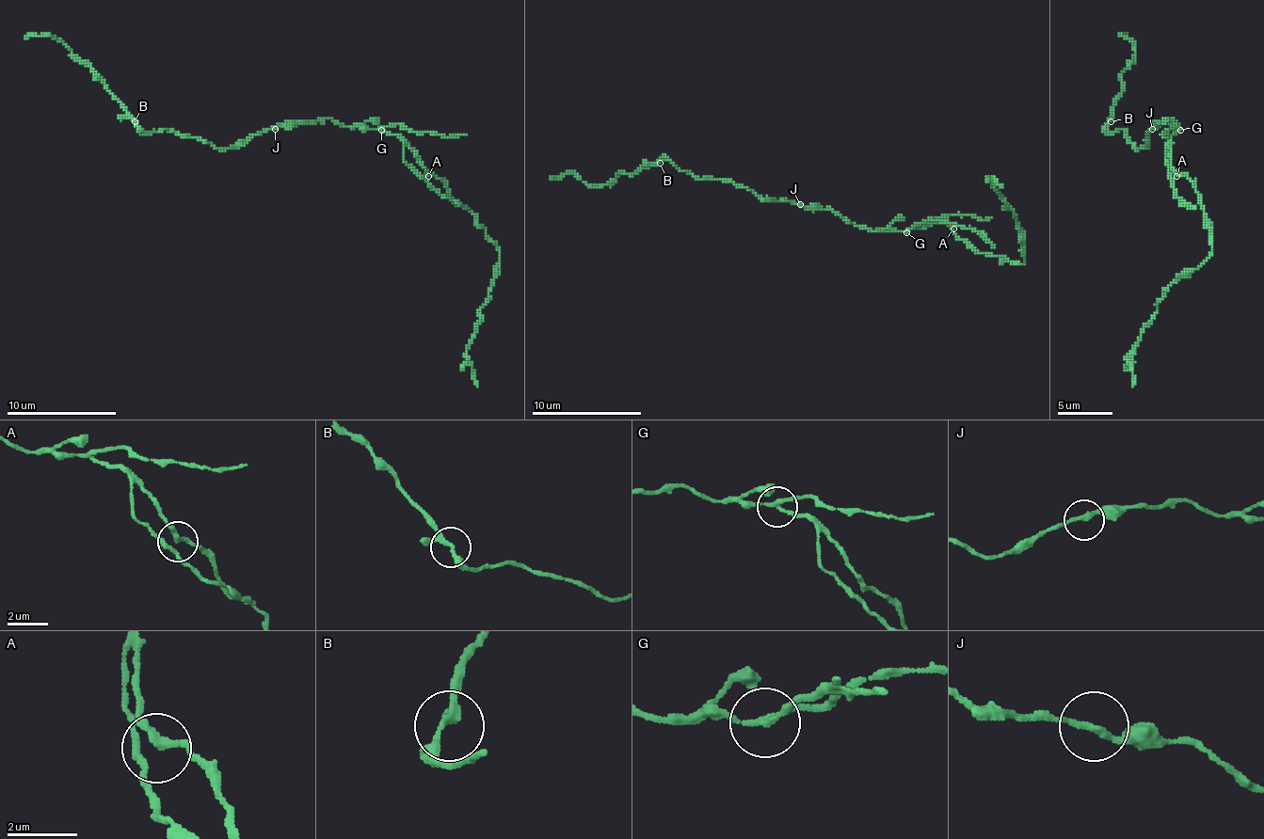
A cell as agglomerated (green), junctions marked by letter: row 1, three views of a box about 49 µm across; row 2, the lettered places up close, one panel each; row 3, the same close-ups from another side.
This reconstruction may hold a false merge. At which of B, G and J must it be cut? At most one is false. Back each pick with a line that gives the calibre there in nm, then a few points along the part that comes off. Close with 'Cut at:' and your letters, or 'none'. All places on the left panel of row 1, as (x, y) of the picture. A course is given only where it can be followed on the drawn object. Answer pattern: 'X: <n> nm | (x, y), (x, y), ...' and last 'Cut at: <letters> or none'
G: 160 nm | (381, 129), (401, 137), (420, 165), (444, 184), (497, 247), (500, 275), (467, 348), (467, 362), (477, 387)
Cut at: G

